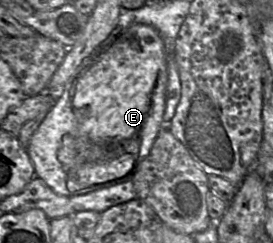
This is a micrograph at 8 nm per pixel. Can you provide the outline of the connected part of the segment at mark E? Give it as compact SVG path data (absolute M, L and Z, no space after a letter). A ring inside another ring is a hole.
M142 23L117 28L65 84L61 96L31 136L26 151L34 166L35 177L42 179L56 194L66 197L132 180L137 167L165 127L167 81L167 55L158 31Z

